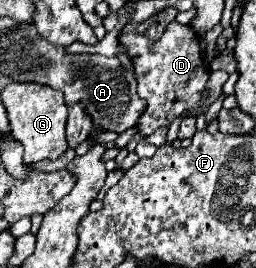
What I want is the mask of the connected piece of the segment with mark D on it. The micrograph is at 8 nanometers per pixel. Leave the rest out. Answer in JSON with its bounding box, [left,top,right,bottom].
[119,21,209,137]

